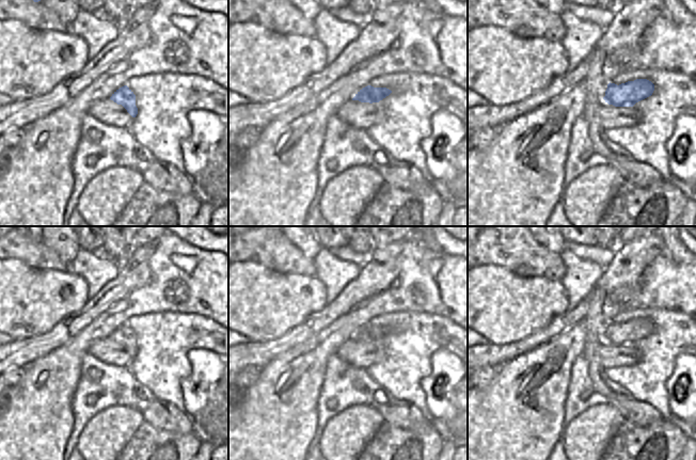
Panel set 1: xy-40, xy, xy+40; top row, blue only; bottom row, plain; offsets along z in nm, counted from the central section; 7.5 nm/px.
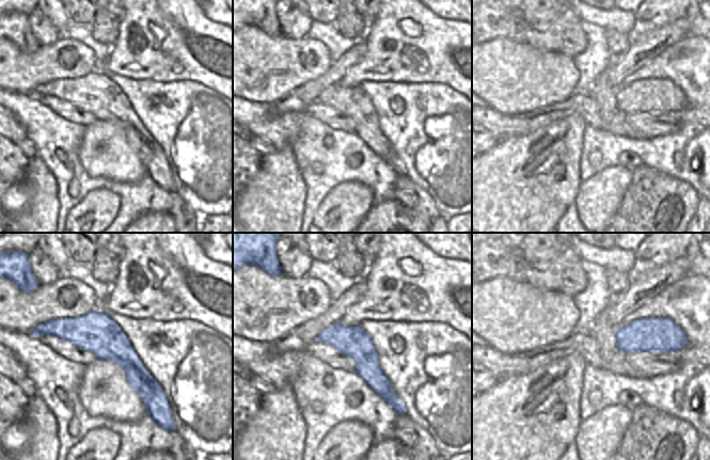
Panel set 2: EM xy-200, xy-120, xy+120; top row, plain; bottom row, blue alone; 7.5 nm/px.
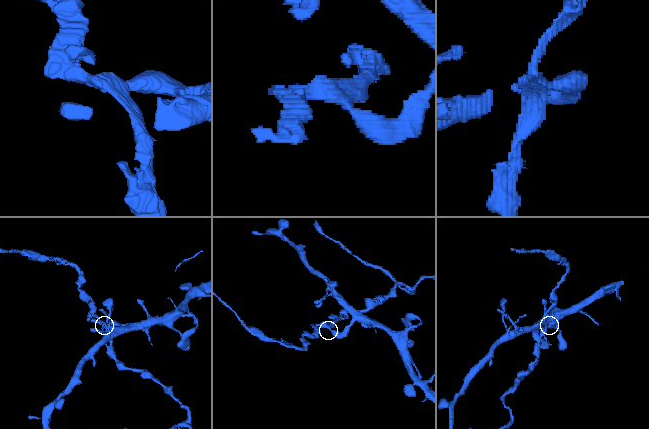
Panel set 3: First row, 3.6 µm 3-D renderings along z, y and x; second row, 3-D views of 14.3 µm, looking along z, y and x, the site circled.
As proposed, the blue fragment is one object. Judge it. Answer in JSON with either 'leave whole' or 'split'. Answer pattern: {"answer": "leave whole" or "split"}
{"answer": "split"}

